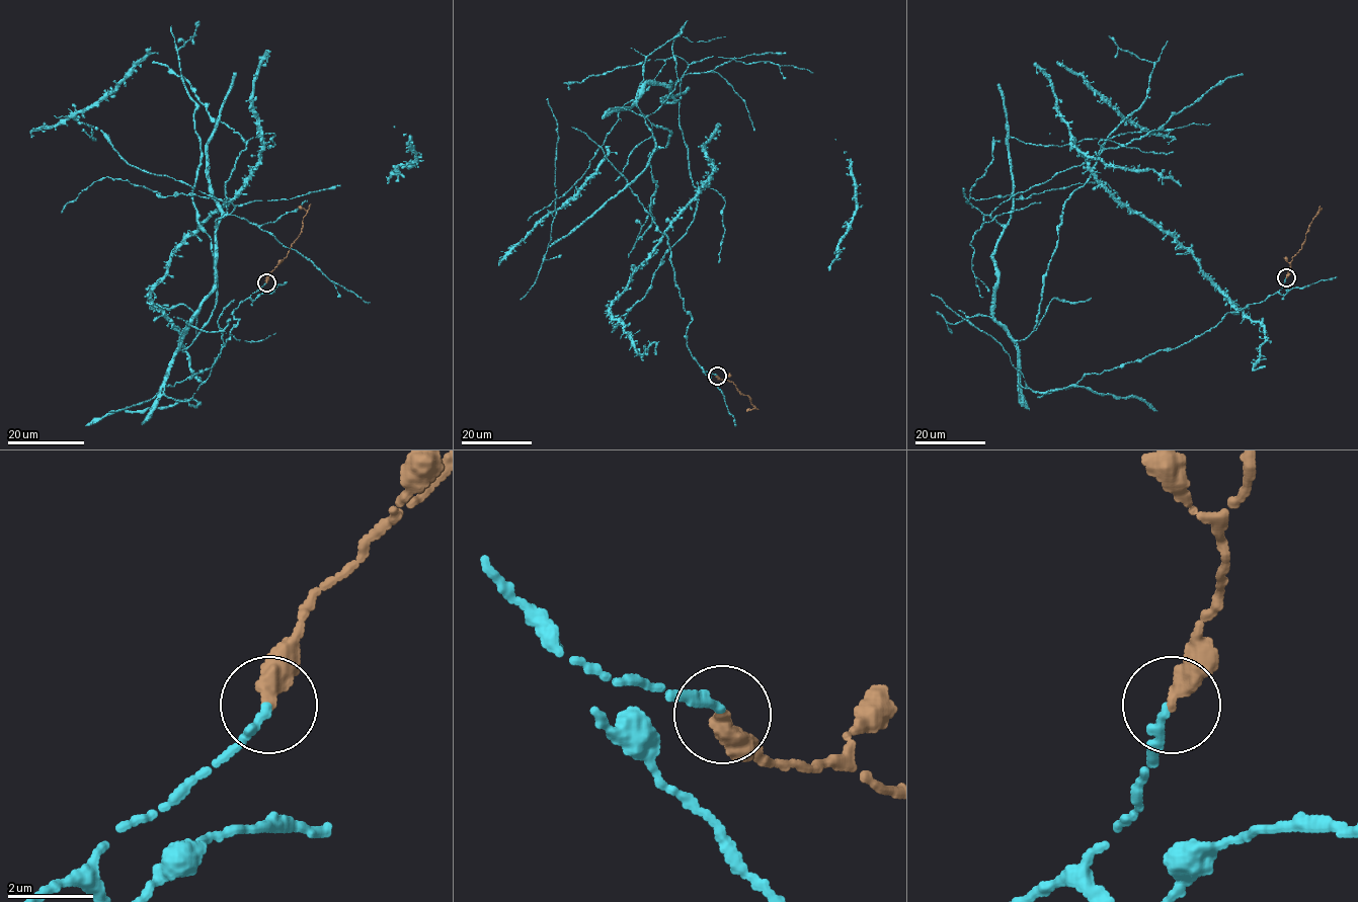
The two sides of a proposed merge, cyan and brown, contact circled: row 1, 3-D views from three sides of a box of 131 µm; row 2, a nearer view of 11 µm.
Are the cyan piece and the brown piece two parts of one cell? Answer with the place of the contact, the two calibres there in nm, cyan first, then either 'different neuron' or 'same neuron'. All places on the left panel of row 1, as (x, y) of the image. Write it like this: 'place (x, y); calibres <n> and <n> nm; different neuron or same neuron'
place (266, 282); calibres 220 and 400 nm; same neuron

